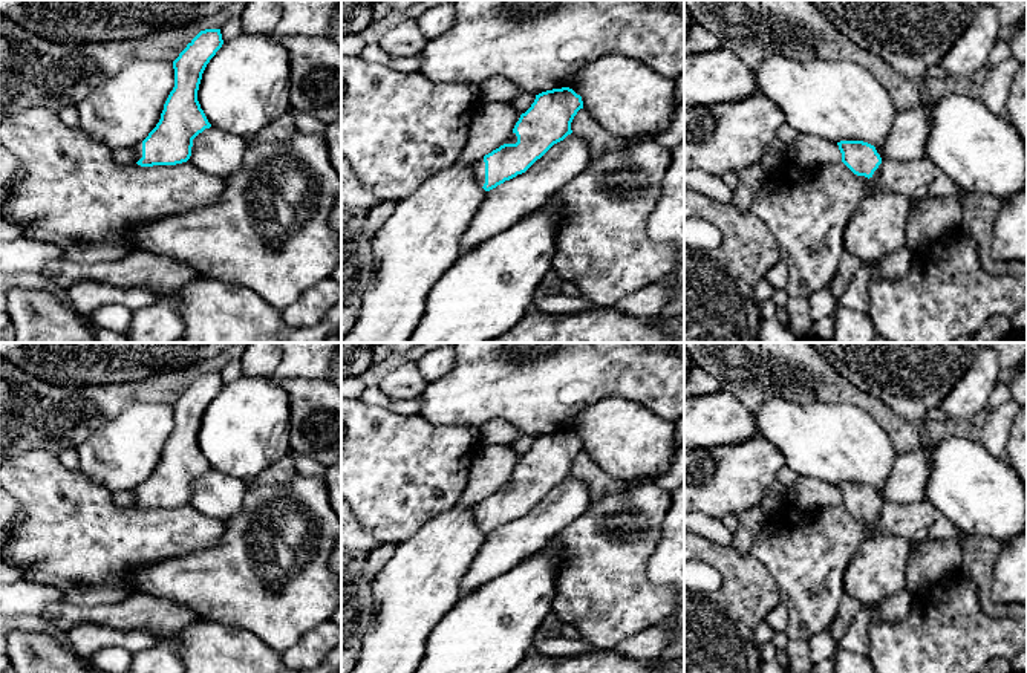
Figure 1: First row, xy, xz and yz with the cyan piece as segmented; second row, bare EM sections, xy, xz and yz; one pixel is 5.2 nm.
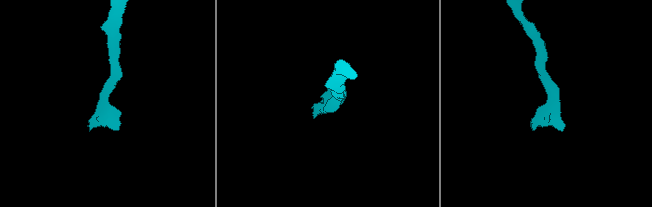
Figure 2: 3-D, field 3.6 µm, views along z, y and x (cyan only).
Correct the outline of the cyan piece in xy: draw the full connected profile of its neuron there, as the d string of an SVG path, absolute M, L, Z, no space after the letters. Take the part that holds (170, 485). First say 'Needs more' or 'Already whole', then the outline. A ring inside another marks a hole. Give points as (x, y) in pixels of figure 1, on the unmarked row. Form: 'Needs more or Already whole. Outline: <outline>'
Needs more. Outline: M220 372L201 373L173 404L174 430L156 470L133 489L133 506L176 508L190 502L193 482L211 470L197 444L197 433L207 407L222 387Z

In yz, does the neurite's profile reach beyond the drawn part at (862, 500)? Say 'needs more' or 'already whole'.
needs more

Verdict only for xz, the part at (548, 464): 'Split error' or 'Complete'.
Split error

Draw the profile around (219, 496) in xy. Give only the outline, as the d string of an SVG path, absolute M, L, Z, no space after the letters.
M205 471L193 482L188 505L211 519L228 520L240 512L248 485L220 471Z

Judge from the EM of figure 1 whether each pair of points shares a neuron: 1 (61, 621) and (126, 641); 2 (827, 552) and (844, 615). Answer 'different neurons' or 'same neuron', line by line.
1: different neurons
2: different neurons

